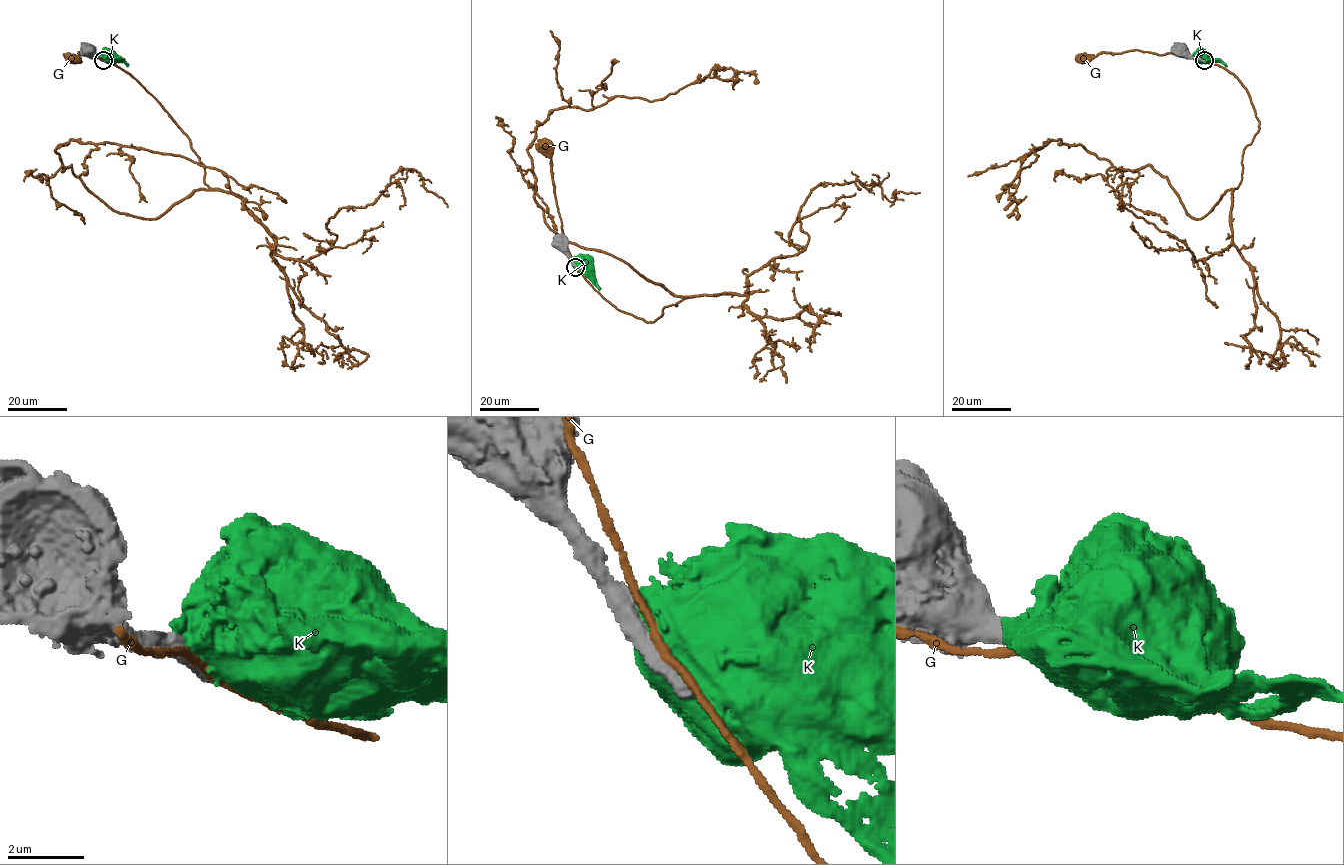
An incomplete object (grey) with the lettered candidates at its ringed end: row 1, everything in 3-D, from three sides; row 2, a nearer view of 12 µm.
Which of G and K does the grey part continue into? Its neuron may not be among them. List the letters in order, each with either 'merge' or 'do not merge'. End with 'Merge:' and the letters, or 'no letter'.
G: do not merge
K: do not merge
Merge: no letter

